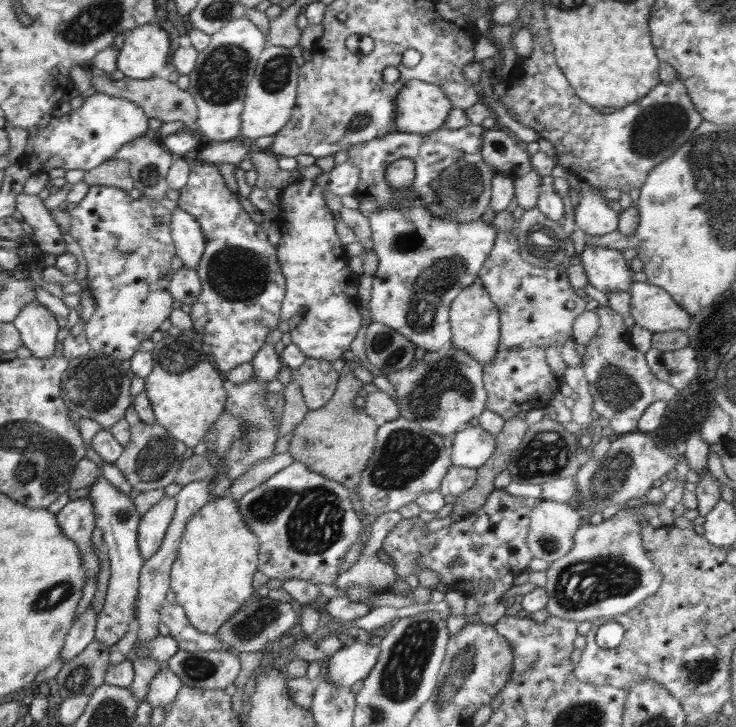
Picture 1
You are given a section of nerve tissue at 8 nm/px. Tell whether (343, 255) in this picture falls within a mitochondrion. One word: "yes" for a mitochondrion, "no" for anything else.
no

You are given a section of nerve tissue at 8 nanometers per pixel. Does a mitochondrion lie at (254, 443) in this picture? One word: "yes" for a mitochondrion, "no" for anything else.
yes

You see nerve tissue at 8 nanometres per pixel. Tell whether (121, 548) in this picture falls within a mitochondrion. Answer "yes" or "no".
no

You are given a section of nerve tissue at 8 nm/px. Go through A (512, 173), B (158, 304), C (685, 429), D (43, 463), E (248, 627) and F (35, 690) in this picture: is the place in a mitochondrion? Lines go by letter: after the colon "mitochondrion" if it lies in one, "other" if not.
A: other
B: other
C: other
D: mitochondrion
E: mitochondrion
F: other

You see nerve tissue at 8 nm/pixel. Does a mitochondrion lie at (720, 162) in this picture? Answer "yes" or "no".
yes

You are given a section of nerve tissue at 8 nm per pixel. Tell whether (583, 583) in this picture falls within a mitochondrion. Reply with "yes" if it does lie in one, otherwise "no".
yes

